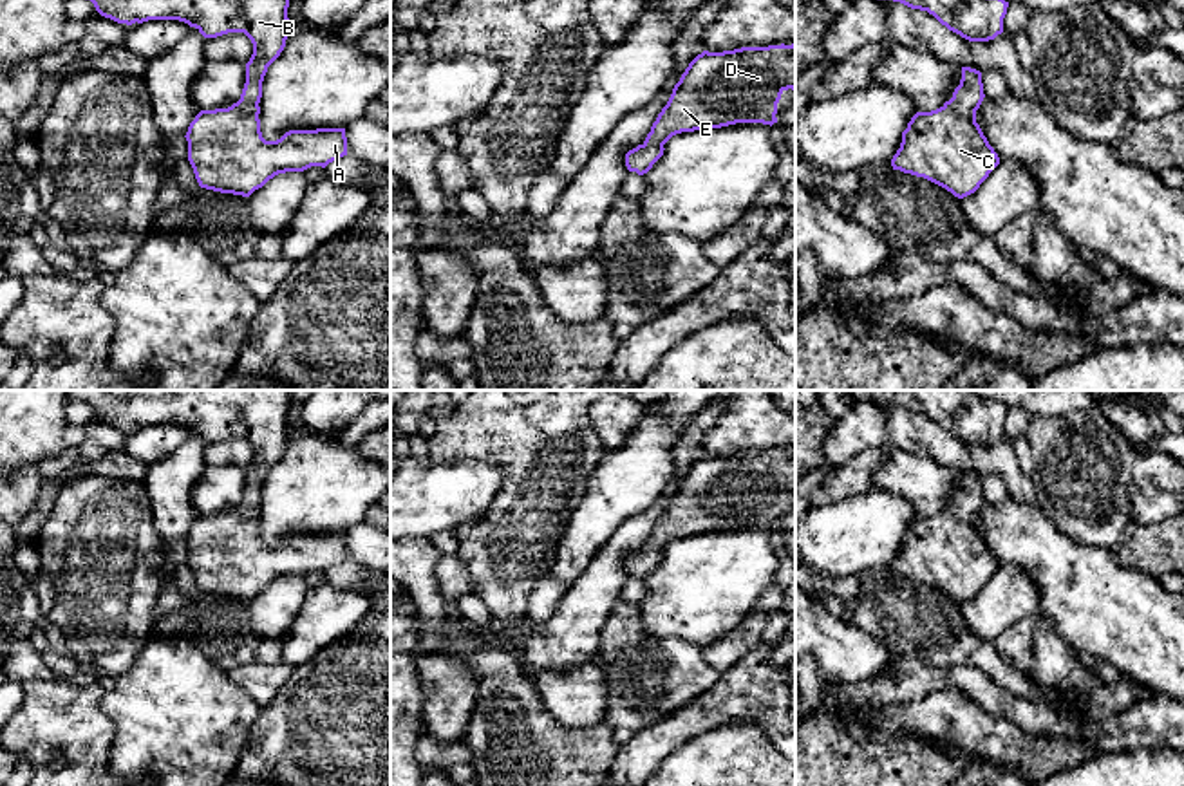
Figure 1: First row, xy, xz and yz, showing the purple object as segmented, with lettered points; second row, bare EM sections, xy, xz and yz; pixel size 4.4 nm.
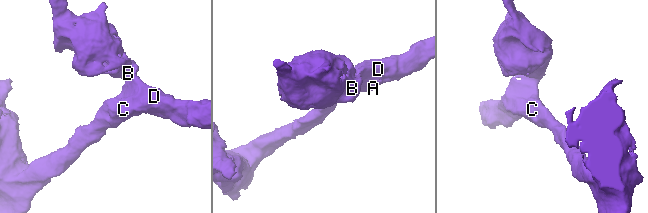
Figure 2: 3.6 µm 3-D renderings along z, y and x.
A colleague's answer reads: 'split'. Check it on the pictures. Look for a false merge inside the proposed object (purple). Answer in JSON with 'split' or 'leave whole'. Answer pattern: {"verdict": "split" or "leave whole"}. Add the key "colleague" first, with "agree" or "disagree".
{"colleague": "disagree", "verdict": "leave whole"}

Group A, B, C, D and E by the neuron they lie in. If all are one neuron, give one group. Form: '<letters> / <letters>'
A B C D E

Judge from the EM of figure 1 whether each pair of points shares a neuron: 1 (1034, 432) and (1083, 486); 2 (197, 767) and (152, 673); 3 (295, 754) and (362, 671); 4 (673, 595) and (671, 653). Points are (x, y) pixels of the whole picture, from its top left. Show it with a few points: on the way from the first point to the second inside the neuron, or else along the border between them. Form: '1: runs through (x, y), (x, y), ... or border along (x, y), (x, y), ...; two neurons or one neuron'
1: runs through (1047, 445), (1074, 474); one neuron
2: runs through (179, 743), (179, 718), (172, 696); one neuron
3: runs through (315, 734), (358, 691); one neuron
4: border along (646, 635), (687, 640), (700, 649); two neurons

